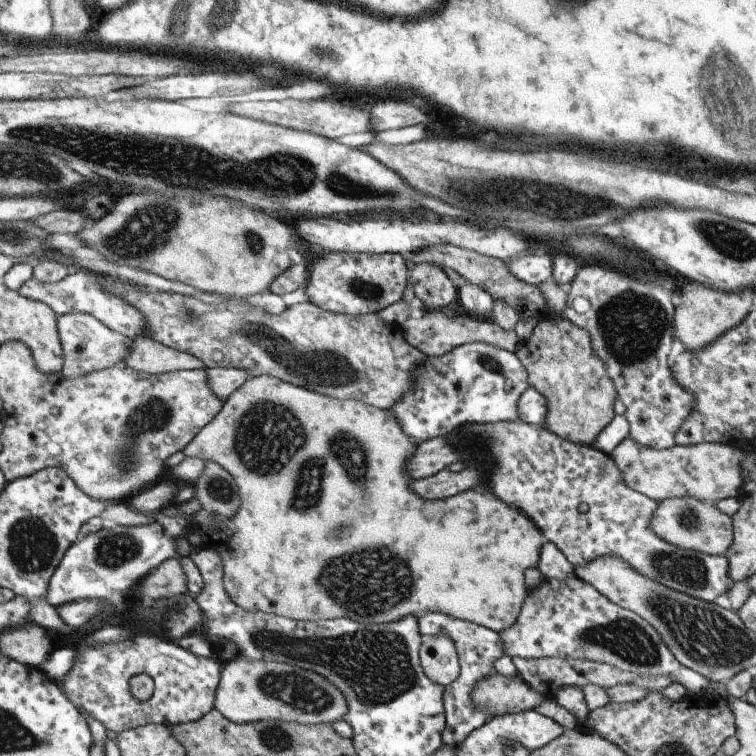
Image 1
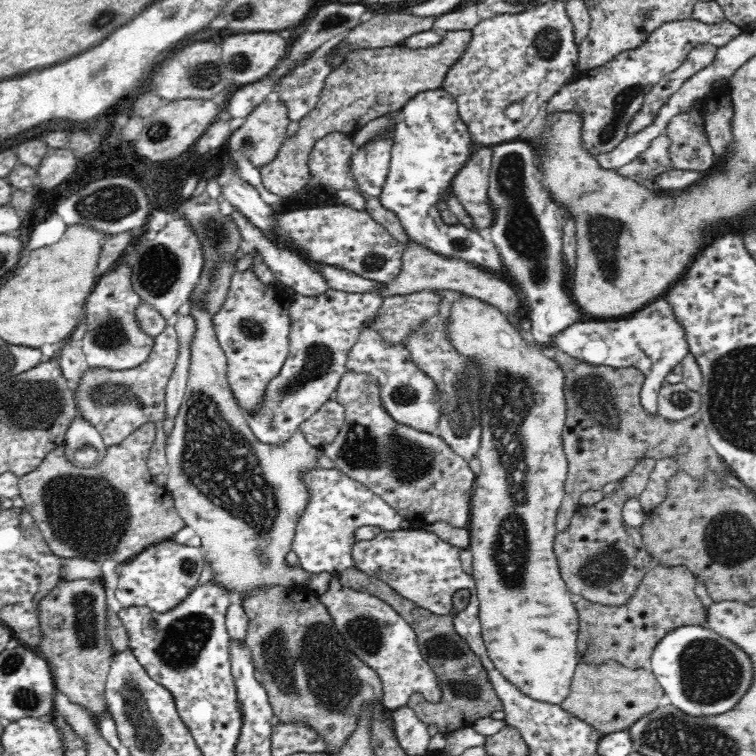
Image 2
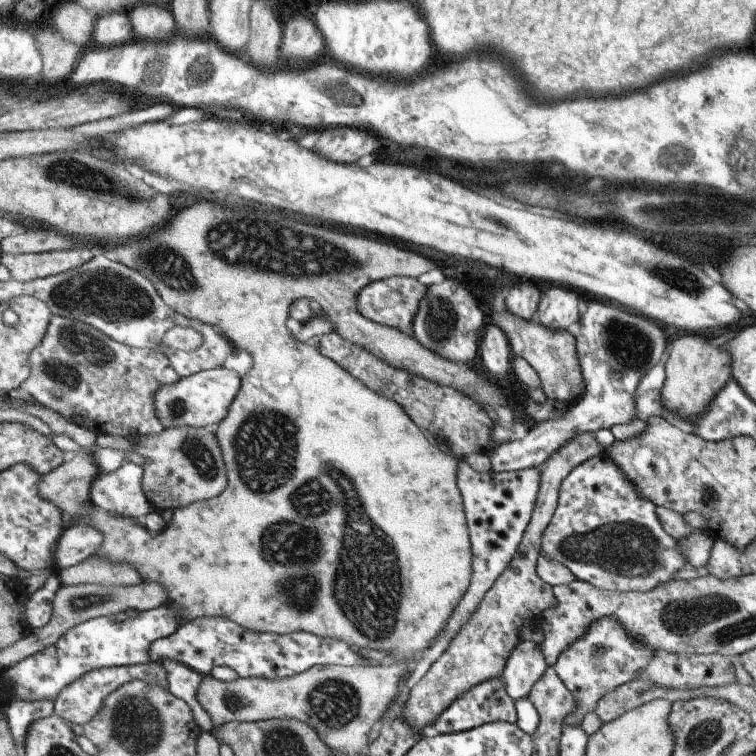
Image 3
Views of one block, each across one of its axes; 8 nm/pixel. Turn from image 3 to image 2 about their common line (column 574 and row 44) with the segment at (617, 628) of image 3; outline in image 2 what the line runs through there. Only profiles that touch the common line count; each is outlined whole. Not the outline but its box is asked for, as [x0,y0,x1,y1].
[547,19,748,156]

